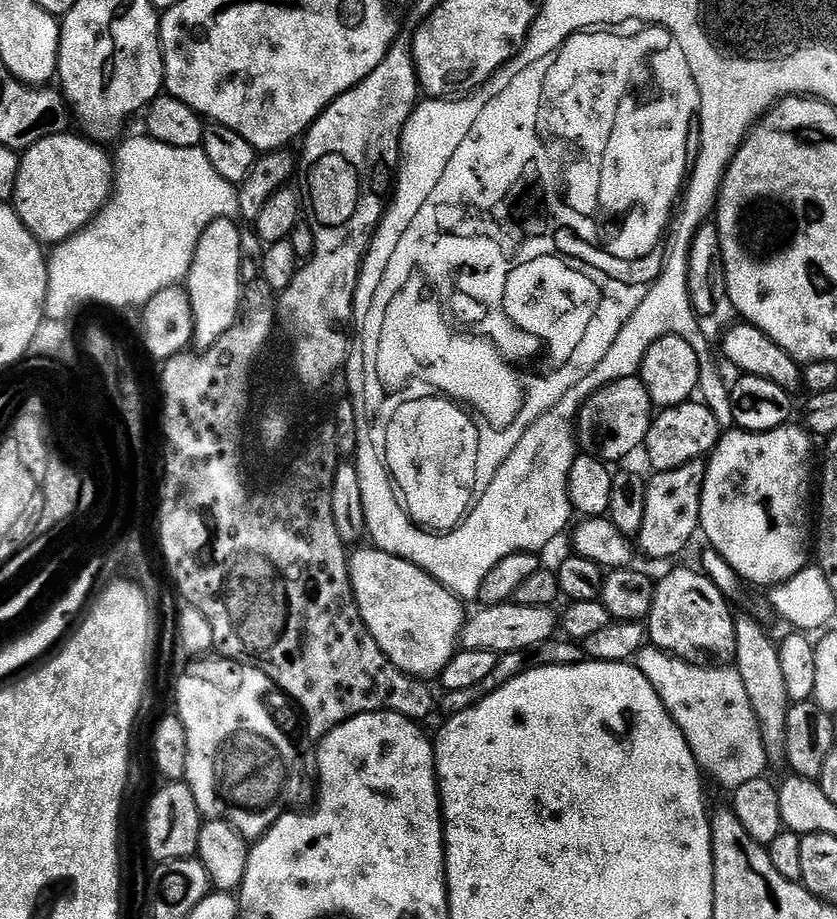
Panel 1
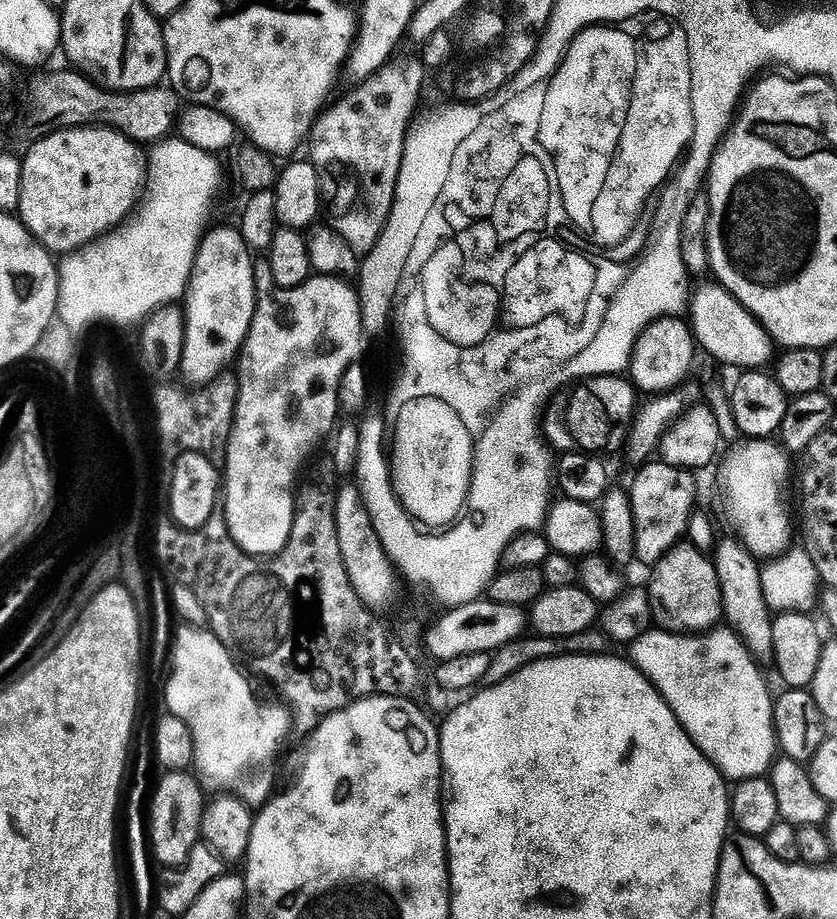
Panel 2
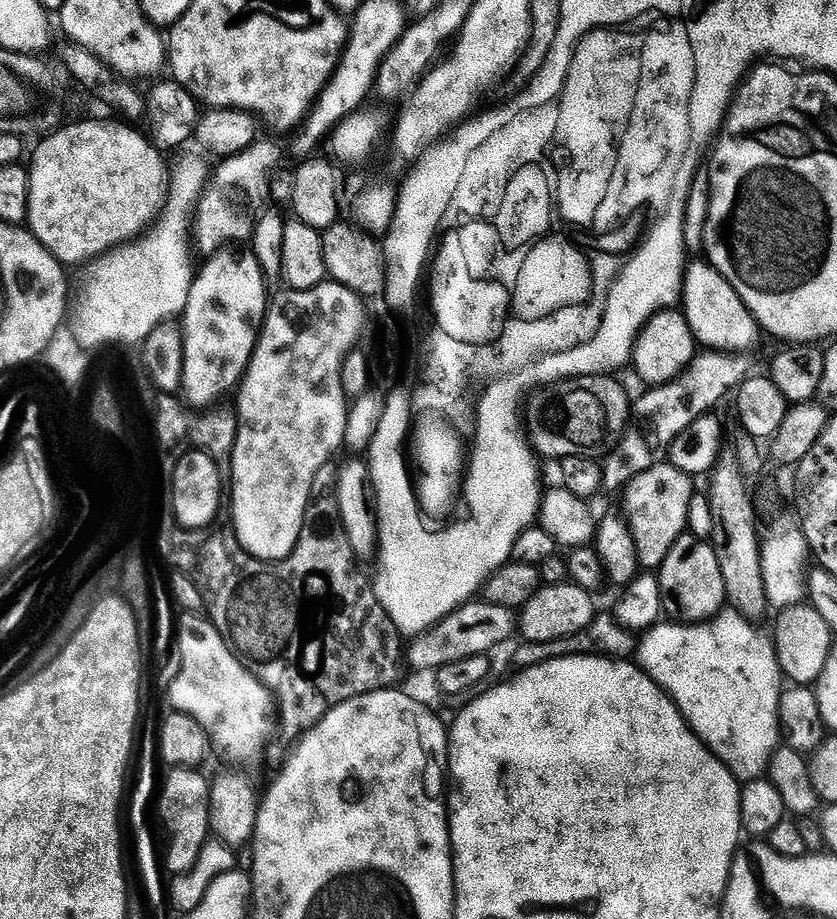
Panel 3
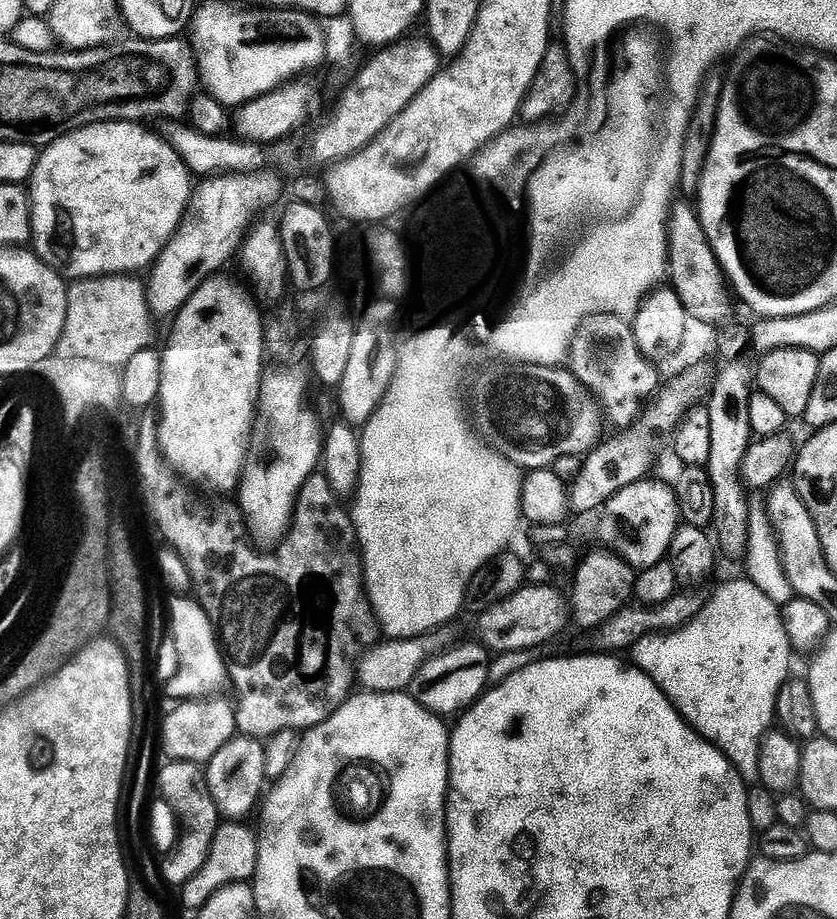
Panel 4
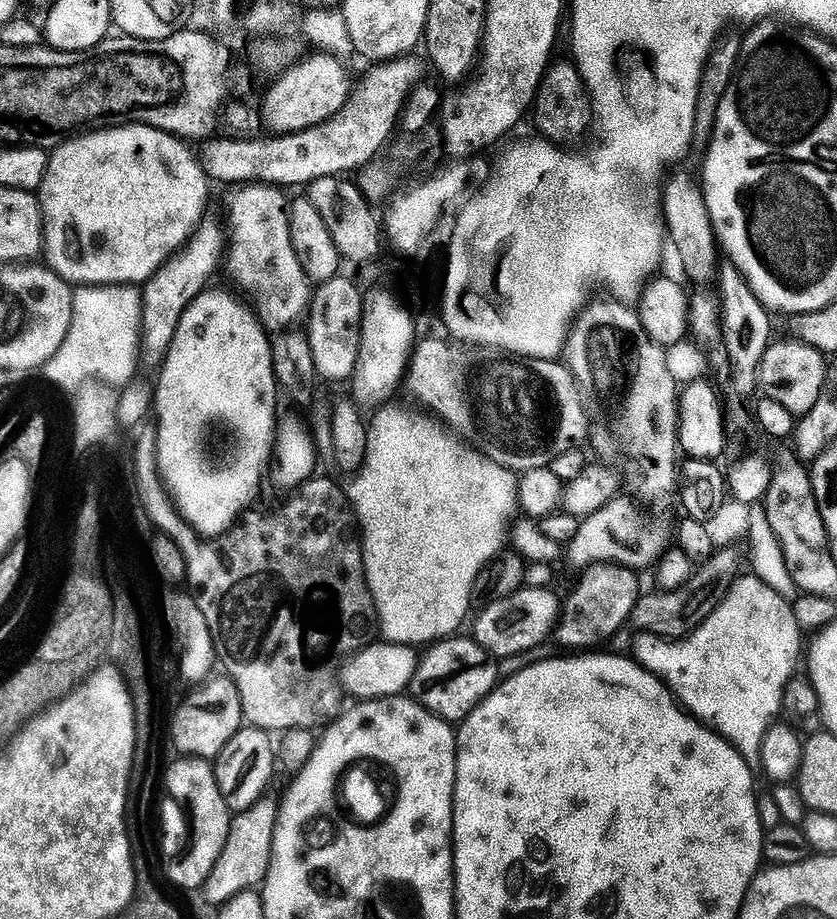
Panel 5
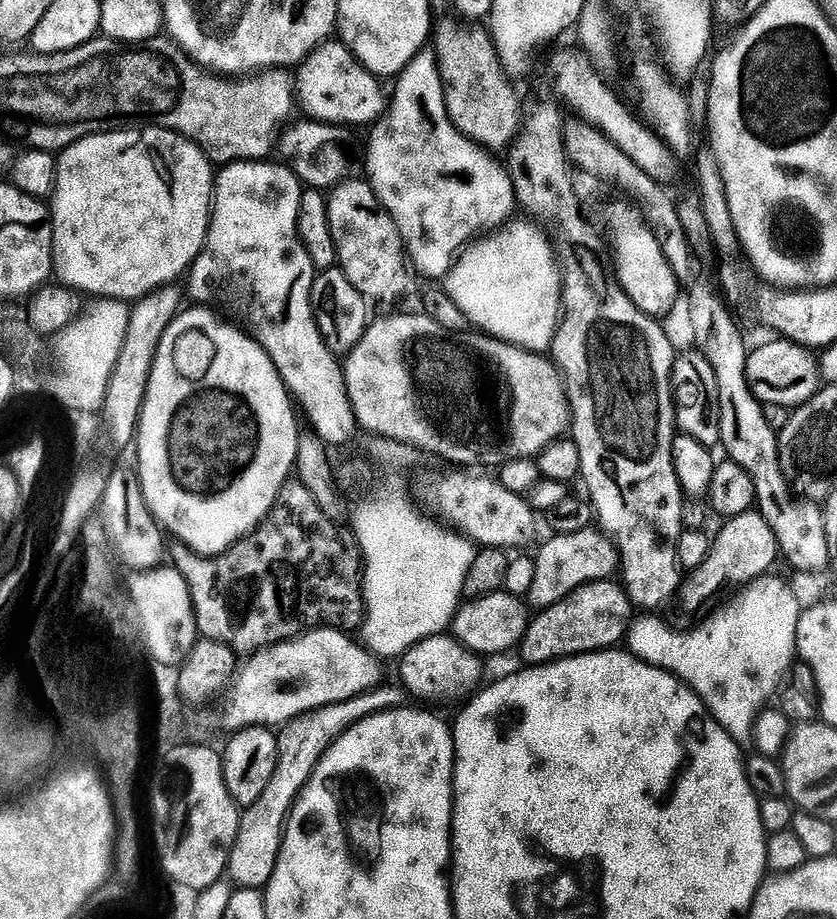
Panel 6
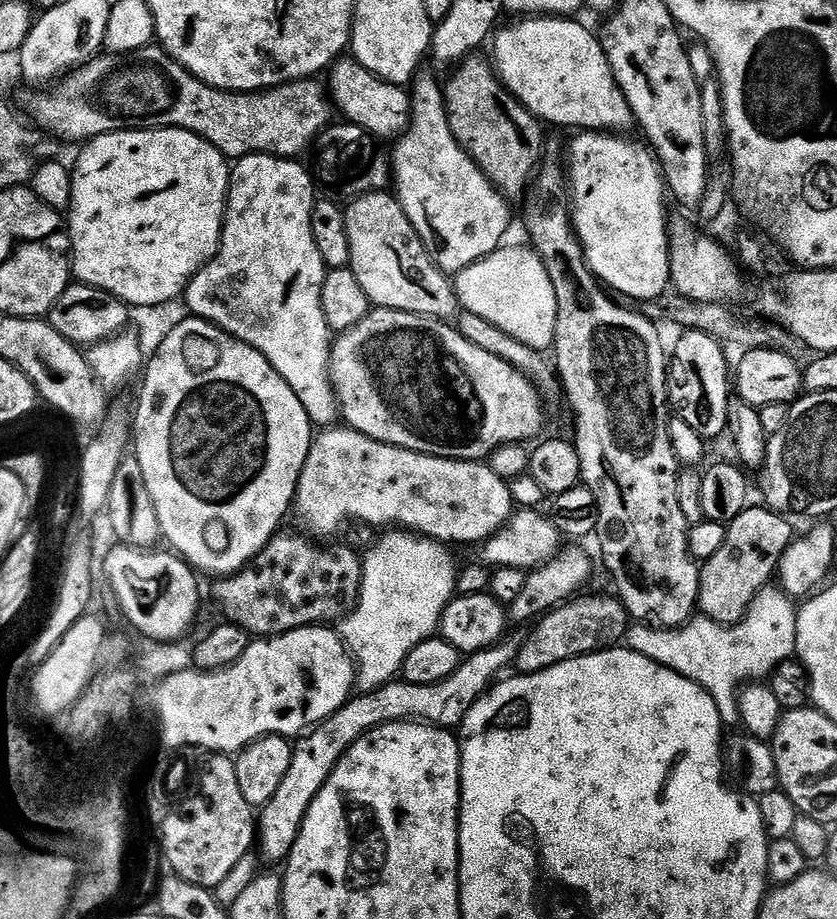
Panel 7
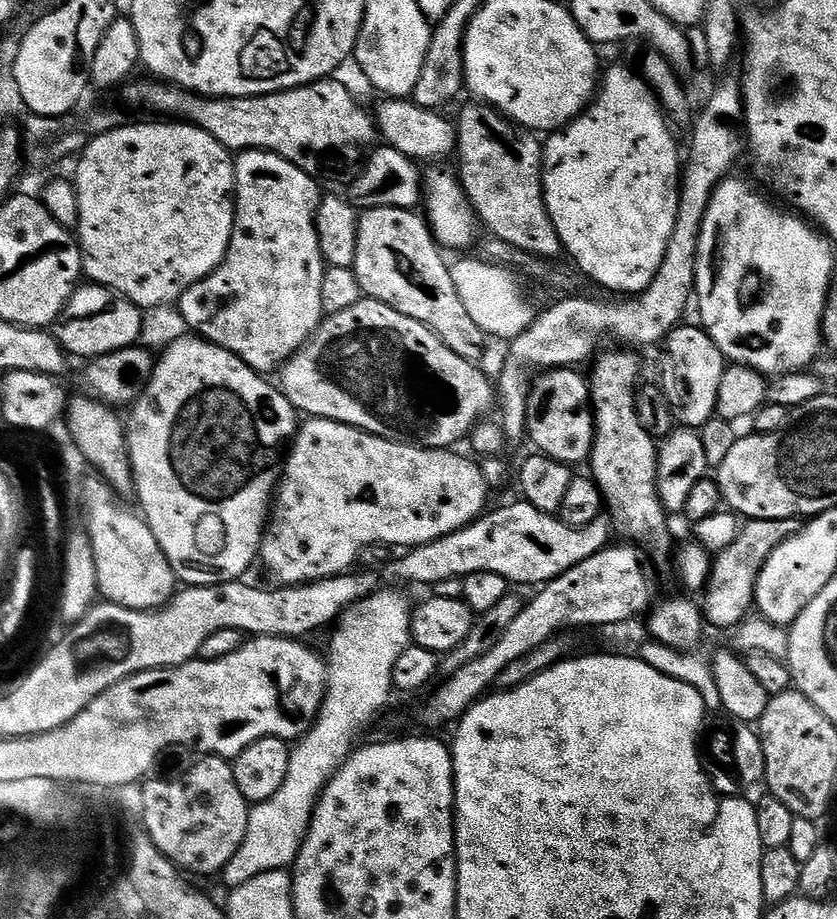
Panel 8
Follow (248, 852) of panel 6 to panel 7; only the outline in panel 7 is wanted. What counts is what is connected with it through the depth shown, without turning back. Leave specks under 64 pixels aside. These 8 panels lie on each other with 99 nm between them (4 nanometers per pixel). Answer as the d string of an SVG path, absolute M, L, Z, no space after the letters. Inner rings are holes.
M505 635L489 648L461 659L460 666L454 670L454 674L442 678L442 682L412 684L403 678L389 680L372 692L353 695L337 712L330 714L330 718L303 733L295 741L292 761L286 770L286 778L282 778L282 786L278 786L274 798L270 798L270 802L266 802L264 807L259 809L258 852L260 848L261 856L259 859L269 860L272 864L278 863L277 865L287 861L300 833L302 822L306 818L310 802L314 802L318 790L322 790L326 778L334 770L337 762L344 757L344 752L350 750L350 746L370 730L399 720L432 724L435 728L455 729L463 721L465 714L492 687L494 681L501 675L499 672L507 664L509 667L520 653L525 637L510 635Z

